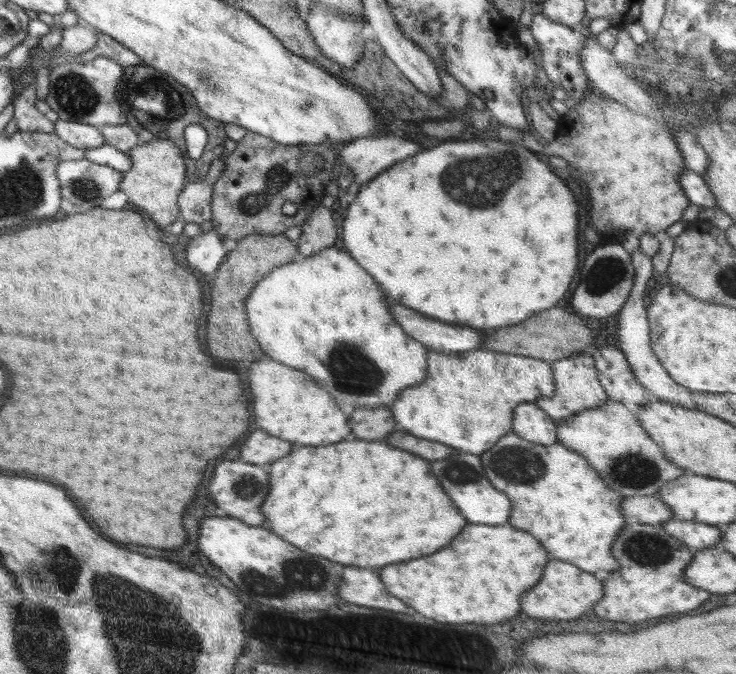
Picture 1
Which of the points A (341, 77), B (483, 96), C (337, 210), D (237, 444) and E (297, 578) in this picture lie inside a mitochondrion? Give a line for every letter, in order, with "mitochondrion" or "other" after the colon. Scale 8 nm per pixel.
A: other
B: other
C: other
D: other
E: mitochondrion

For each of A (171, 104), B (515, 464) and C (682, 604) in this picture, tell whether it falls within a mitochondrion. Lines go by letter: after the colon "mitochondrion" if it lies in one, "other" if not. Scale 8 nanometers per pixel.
A: mitochondrion
B: mitochondrion
C: other

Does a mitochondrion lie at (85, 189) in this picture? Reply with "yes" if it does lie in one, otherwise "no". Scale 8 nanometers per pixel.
yes

